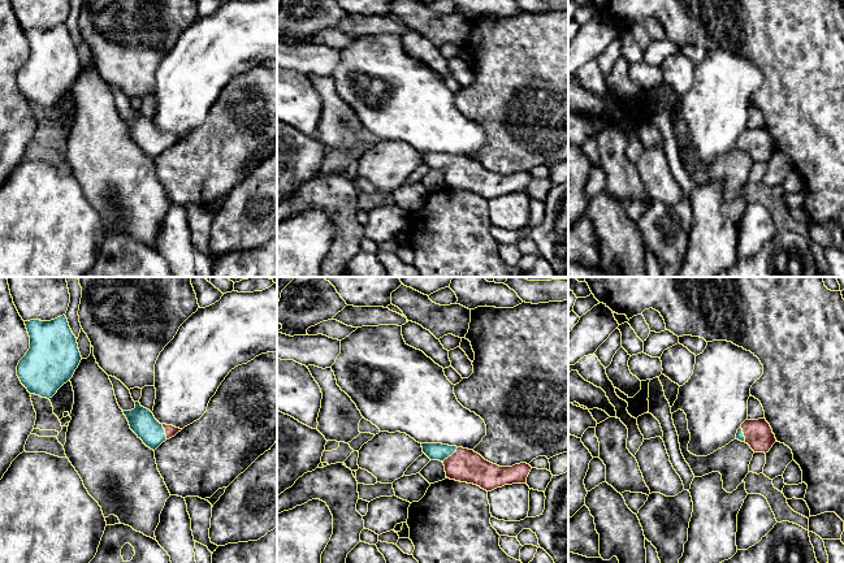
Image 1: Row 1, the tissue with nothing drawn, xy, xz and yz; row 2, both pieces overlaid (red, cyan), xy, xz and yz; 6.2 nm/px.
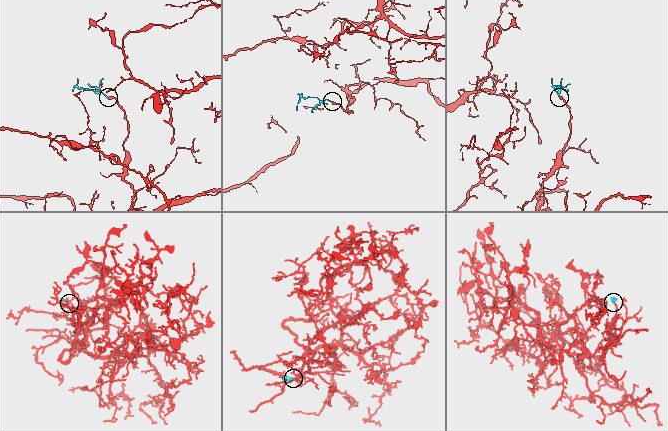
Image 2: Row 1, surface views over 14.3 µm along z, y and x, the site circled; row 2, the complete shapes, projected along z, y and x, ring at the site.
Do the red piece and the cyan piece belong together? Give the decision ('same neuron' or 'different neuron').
same neuron

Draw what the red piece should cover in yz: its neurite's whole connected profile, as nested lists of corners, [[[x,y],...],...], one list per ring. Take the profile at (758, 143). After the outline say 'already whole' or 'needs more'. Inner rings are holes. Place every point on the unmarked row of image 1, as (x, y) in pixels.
[[[766,127],[745,129],[737,138],[736,148],[745,151],[754,161],[769,161],[776,151],[775,143]]]; needs more

